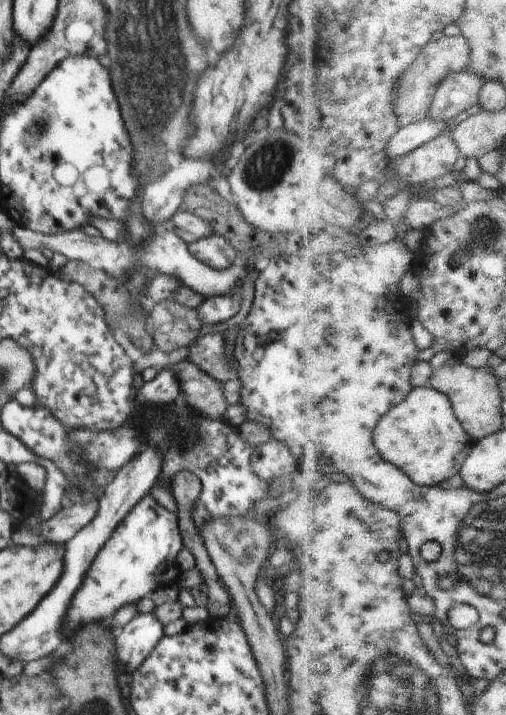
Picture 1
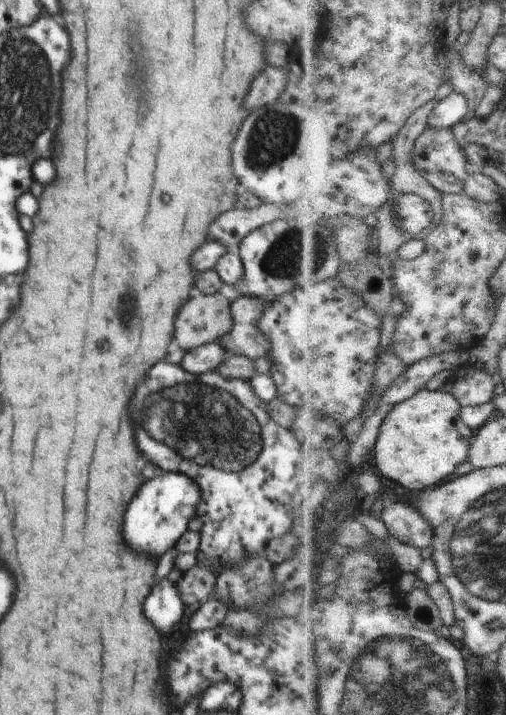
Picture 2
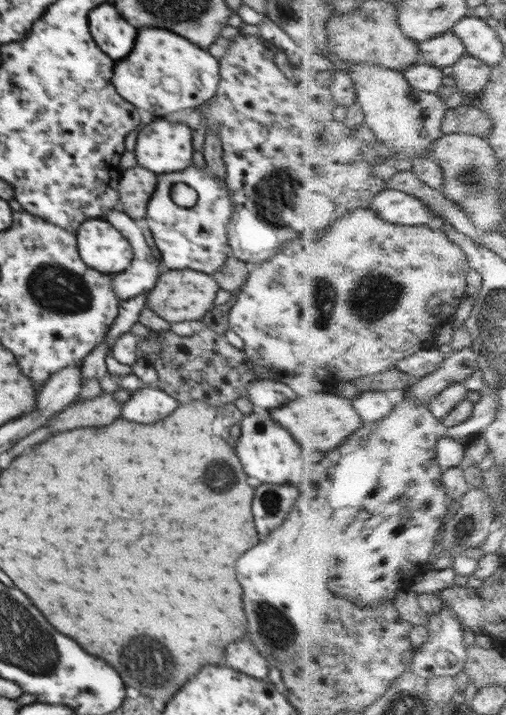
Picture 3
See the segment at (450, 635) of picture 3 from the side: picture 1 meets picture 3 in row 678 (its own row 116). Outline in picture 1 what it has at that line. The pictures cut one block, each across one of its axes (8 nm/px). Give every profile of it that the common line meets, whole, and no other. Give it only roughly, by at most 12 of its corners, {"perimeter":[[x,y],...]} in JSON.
{"perimeter":[[424,120],[401,128],[389,144],[392,160],[442,135],[448,121]]}

